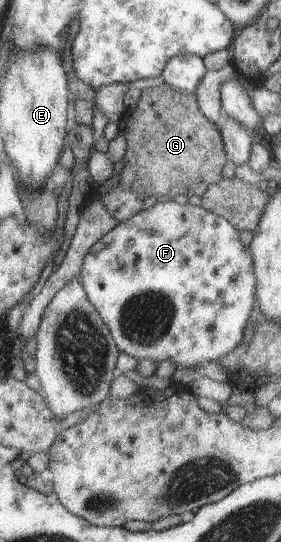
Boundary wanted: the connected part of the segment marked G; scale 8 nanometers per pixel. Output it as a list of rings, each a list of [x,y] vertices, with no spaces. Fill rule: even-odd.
[[[164,84],[158,87],[147,87],[142,90],[137,107],[127,110],[119,122],[121,130],[128,134],[128,150],[125,151],[125,166],[121,172],[121,183],[127,183],[138,190],[142,199],[149,196],[167,196],[173,200],[175,196],[201,197],[210,184],[220,181],[221,170],[229,159],[224,142],[217,125],[203,116],[199,110],[196,94],[184,93]]]

